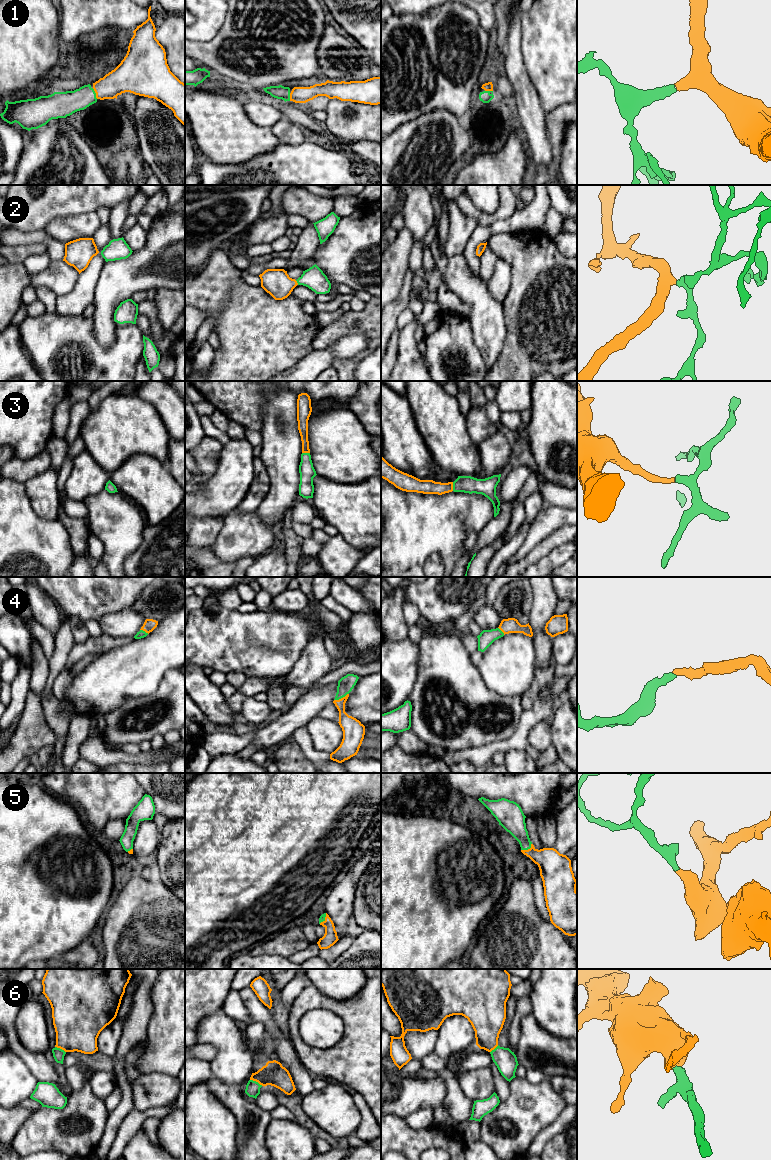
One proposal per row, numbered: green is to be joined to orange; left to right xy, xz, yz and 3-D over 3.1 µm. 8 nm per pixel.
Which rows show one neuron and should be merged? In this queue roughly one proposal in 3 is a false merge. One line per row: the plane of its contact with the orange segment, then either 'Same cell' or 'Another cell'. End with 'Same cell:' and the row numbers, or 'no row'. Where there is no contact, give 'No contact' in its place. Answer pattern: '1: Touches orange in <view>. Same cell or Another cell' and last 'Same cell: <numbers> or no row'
1: Touches orange in xy. Same cell
2: Touches orange in xz. Same cell
3: Touches orange in yz. Same cell
4: Touches orange in xz. Same cell
5: Touches orange in yz. Same cell
6: Touches orange in xz. Same cell
Same cell: 1, 2, 3, 4, 5, 6

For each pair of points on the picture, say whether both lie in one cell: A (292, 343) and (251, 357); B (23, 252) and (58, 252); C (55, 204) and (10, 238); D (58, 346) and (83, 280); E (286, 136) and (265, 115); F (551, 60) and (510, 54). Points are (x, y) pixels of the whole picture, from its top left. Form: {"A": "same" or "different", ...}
{"A": "same", "B": "different", "C": "different", "D": "different", "E": "same", "F": "different"}

